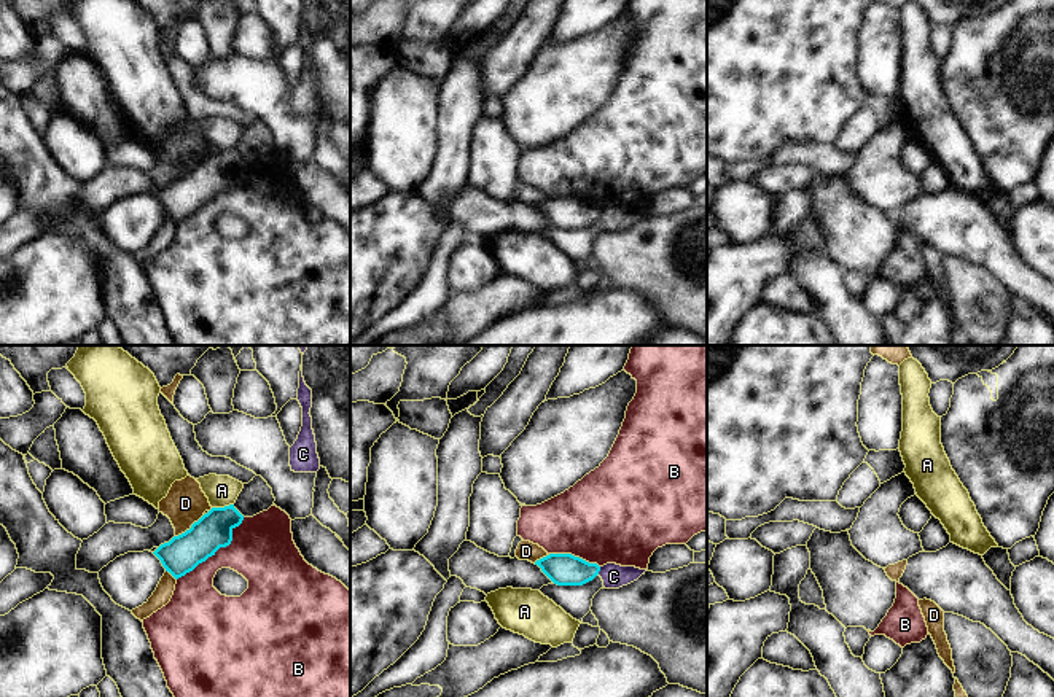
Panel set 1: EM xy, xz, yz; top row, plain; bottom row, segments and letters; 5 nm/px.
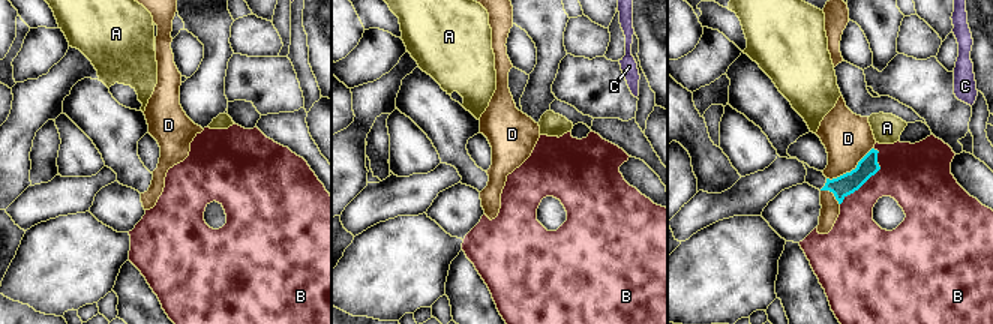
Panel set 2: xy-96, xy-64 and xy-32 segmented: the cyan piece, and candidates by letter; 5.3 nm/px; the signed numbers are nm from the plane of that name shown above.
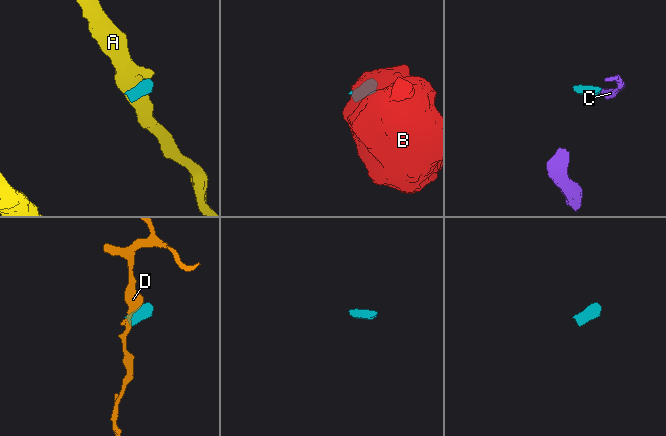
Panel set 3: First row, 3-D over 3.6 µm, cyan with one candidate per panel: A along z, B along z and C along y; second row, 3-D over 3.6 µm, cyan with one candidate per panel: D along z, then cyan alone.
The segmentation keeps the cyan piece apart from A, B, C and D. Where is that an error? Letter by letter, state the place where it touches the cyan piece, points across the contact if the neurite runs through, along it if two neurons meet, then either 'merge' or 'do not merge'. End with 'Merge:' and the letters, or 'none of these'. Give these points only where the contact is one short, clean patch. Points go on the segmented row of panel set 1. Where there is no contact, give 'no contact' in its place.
A: meets cyan in xy at (222, 508); border along xy (233, 503), (223, 508), (212, 508); do not merge
B: meets cyan in xy at (215, 551); border along xy (244, 517), (228, 545), (220, 546), (177, 580); do not merge
C: meets cyan in xz at (599, 570); border along xz (601, 567), (597, 573); do not merge
D: meets cyan in xy at (191, 527); border along xy (204, 514), (175, 537); do not merge
Merge: none of these

